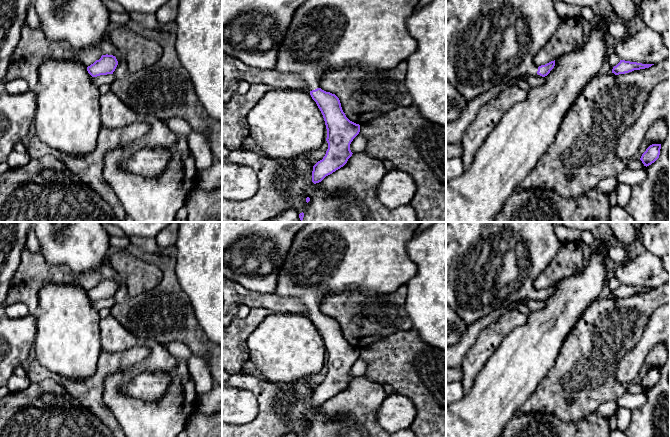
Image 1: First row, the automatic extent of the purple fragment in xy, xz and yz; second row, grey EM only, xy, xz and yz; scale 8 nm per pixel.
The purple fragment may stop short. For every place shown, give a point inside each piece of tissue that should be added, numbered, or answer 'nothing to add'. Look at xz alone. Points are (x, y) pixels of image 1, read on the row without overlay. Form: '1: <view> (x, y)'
1: xz (325, 258)

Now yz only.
1: yz (489, 265)

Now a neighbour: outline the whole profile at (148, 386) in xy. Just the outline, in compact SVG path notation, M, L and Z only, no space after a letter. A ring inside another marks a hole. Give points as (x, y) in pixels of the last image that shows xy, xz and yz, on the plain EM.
M145 371L136 374L125 384L119 386L119 391L131 398L145 402L157 402L162 398L170 384L170 375L161 371Z

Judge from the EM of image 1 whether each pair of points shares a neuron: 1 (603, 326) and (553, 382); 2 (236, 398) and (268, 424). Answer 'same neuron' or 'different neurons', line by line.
1: same neuron
2: different neurons

